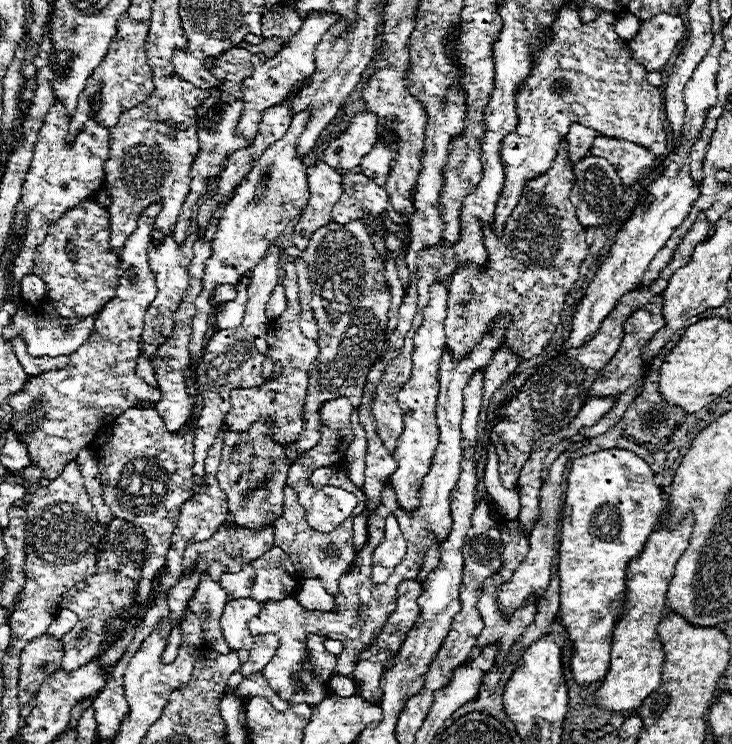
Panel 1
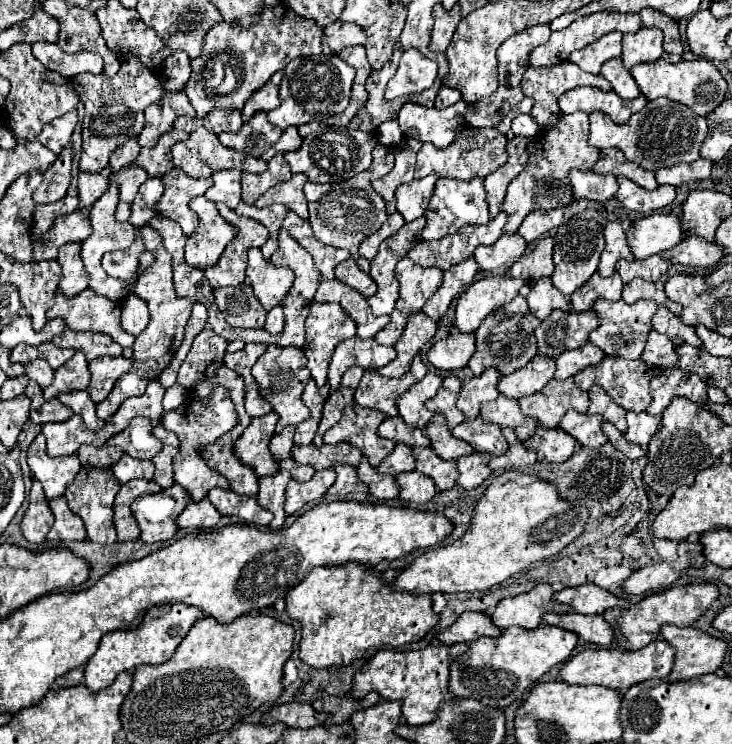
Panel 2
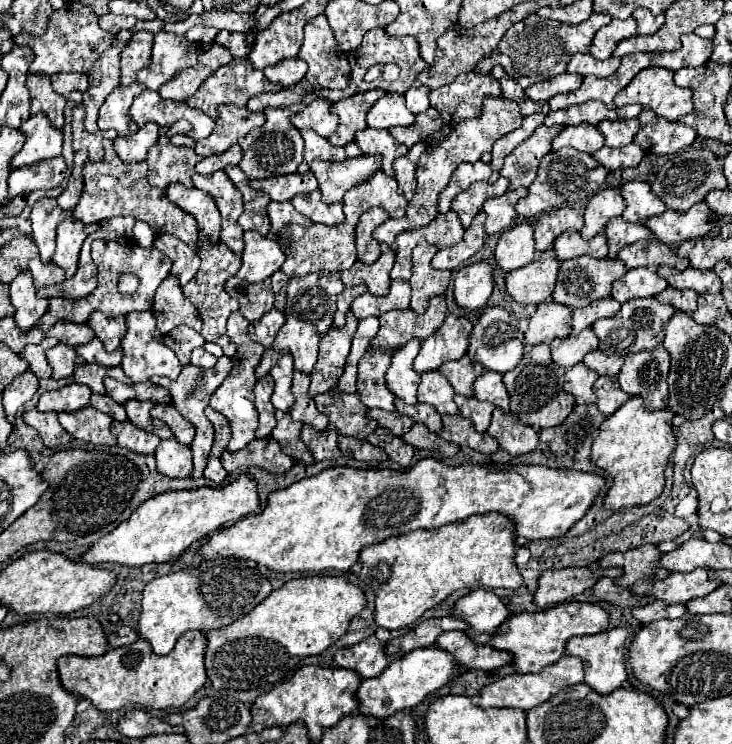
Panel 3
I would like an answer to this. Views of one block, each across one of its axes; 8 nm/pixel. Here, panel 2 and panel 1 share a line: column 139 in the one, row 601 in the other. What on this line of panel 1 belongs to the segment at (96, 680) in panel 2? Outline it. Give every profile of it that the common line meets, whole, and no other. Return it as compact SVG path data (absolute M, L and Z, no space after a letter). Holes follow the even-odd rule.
M686 514L676 528L660 528L650 534L644 550L628 564L628 588L626 588L626 610L616 622L612 638L612 662L602 686L596 692L596 704L606 710L616 710L622 714L632 714L640 708L642 700L660 686L660 672L664 664L664 650L658 640L656 626L664 618L666 592L674 576L674 566L678 558L690 544L694 530L694 514Z

